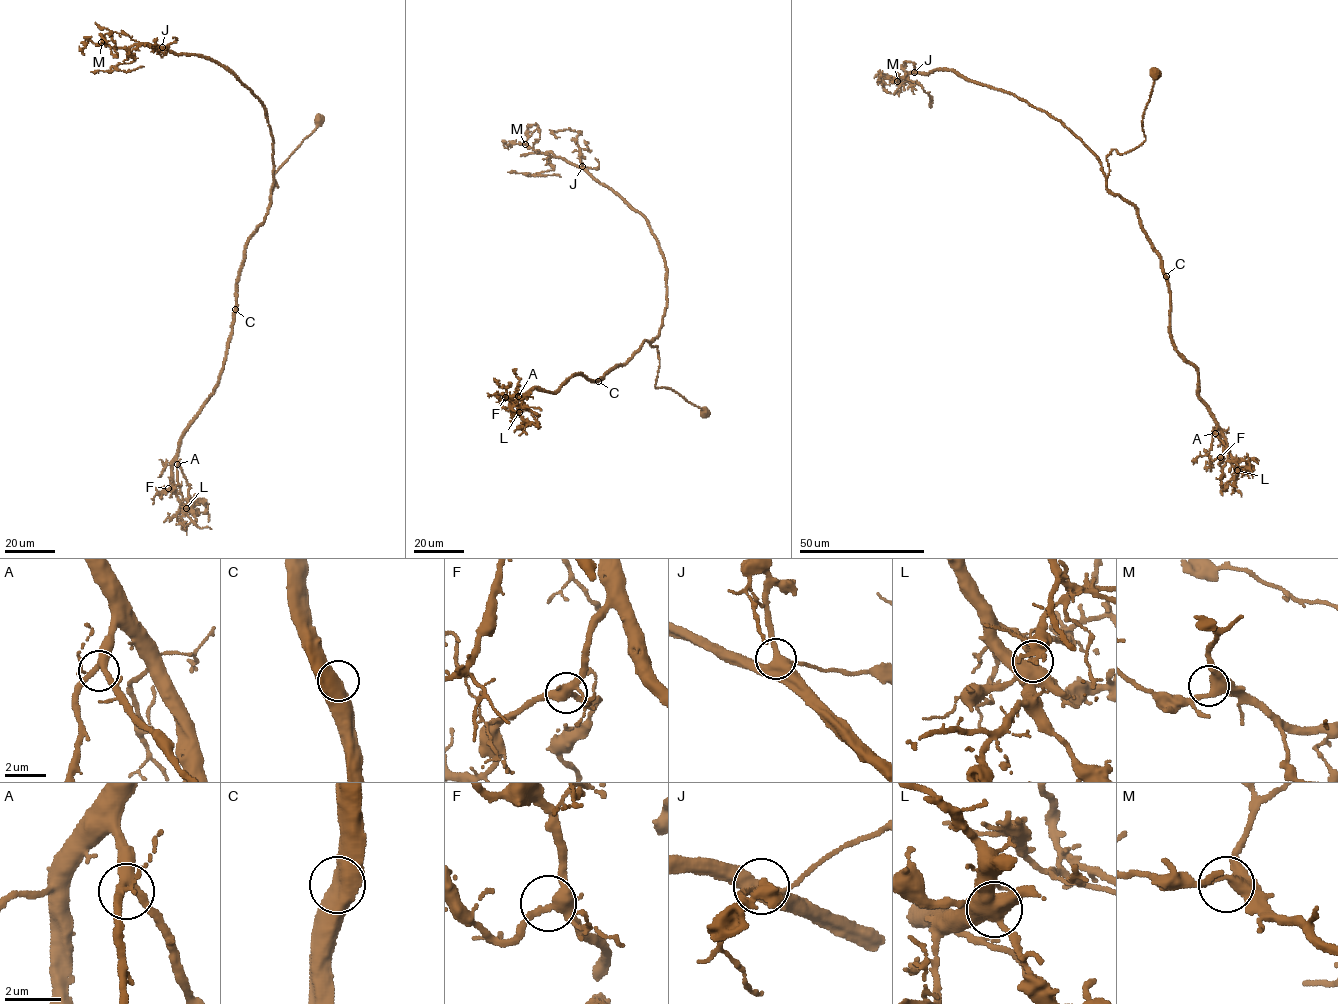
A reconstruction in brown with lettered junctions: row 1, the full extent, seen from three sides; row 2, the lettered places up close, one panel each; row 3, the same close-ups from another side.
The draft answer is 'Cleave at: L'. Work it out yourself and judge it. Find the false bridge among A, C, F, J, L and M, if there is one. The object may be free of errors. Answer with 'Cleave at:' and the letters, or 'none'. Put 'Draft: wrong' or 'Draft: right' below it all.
Cleave at: L
Draft: right

